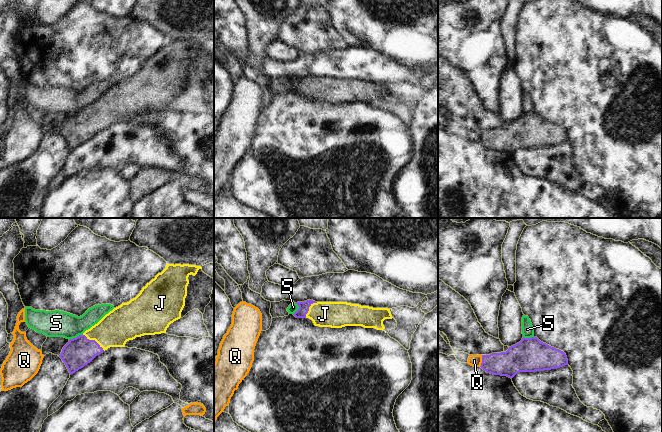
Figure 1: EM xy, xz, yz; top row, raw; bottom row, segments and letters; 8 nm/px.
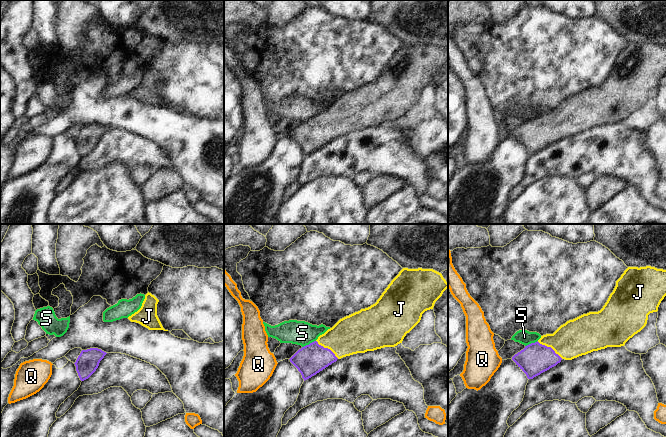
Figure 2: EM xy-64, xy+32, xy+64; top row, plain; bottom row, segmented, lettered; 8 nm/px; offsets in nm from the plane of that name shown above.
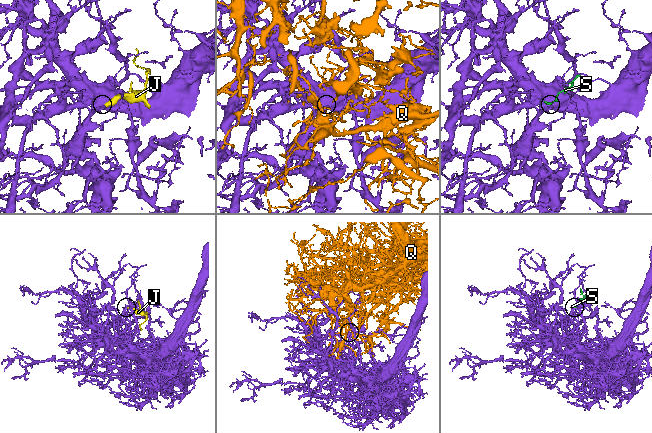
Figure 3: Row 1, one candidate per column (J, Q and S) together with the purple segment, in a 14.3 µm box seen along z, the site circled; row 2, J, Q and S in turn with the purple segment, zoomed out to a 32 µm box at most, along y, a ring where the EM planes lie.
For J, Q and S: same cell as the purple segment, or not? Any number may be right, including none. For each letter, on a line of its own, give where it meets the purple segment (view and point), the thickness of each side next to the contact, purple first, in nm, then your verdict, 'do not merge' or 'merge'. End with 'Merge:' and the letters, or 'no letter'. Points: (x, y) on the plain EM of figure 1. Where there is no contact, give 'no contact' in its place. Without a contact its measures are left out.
J: meets purple in xy at (93, 116); 240 nm thick on the purple side, 280 nm on the other; merge
Q: meets purple in yz at (482, 137); 200 nm thick on the purple side, 100 nm on the other; do not merge
S: meets purple in xy at (76, 113); 240 nm thick on the purple side, 220 nm on the other; do not merge
Merge: J

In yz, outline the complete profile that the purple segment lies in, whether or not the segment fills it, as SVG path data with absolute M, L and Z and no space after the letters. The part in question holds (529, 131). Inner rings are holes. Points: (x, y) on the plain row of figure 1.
M537 113L522 114L506 128L482 131L481 144L493 151L513 154L520 148L551 146L568 141L566 130Z

